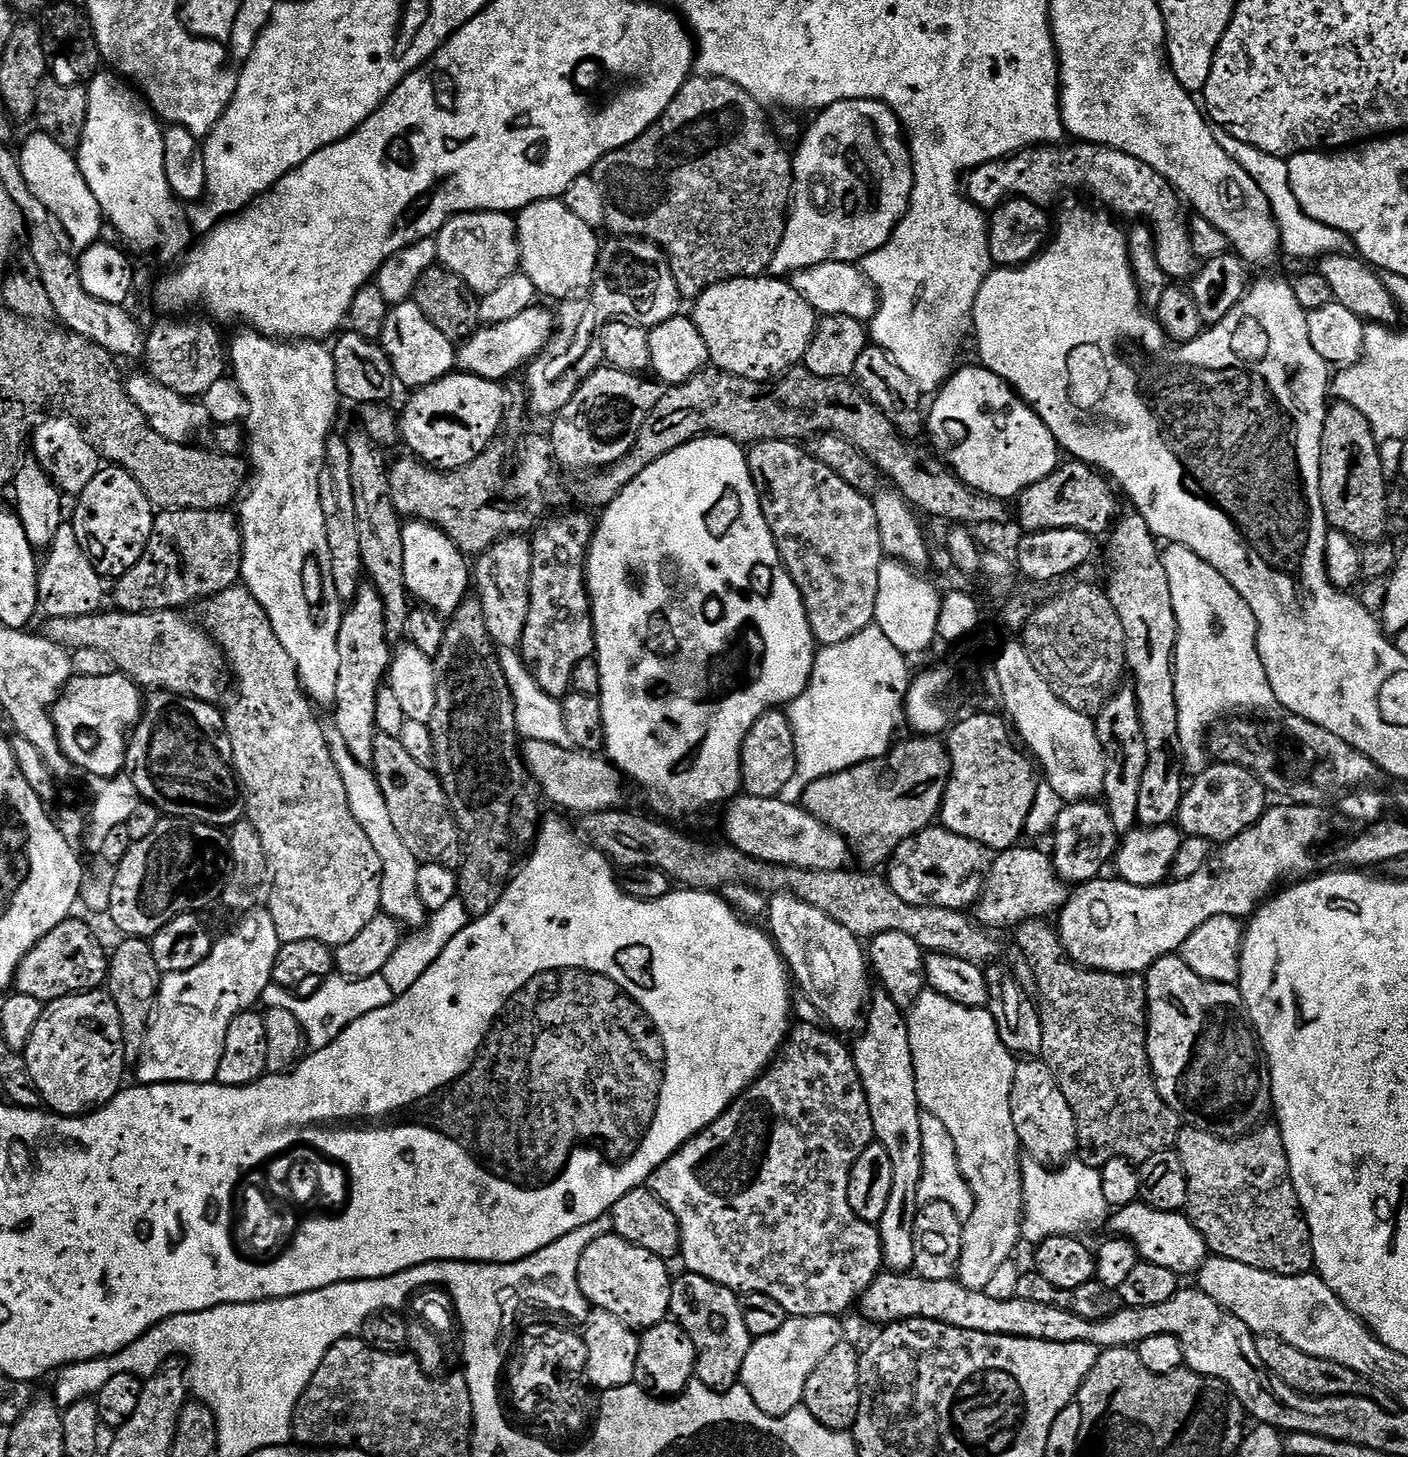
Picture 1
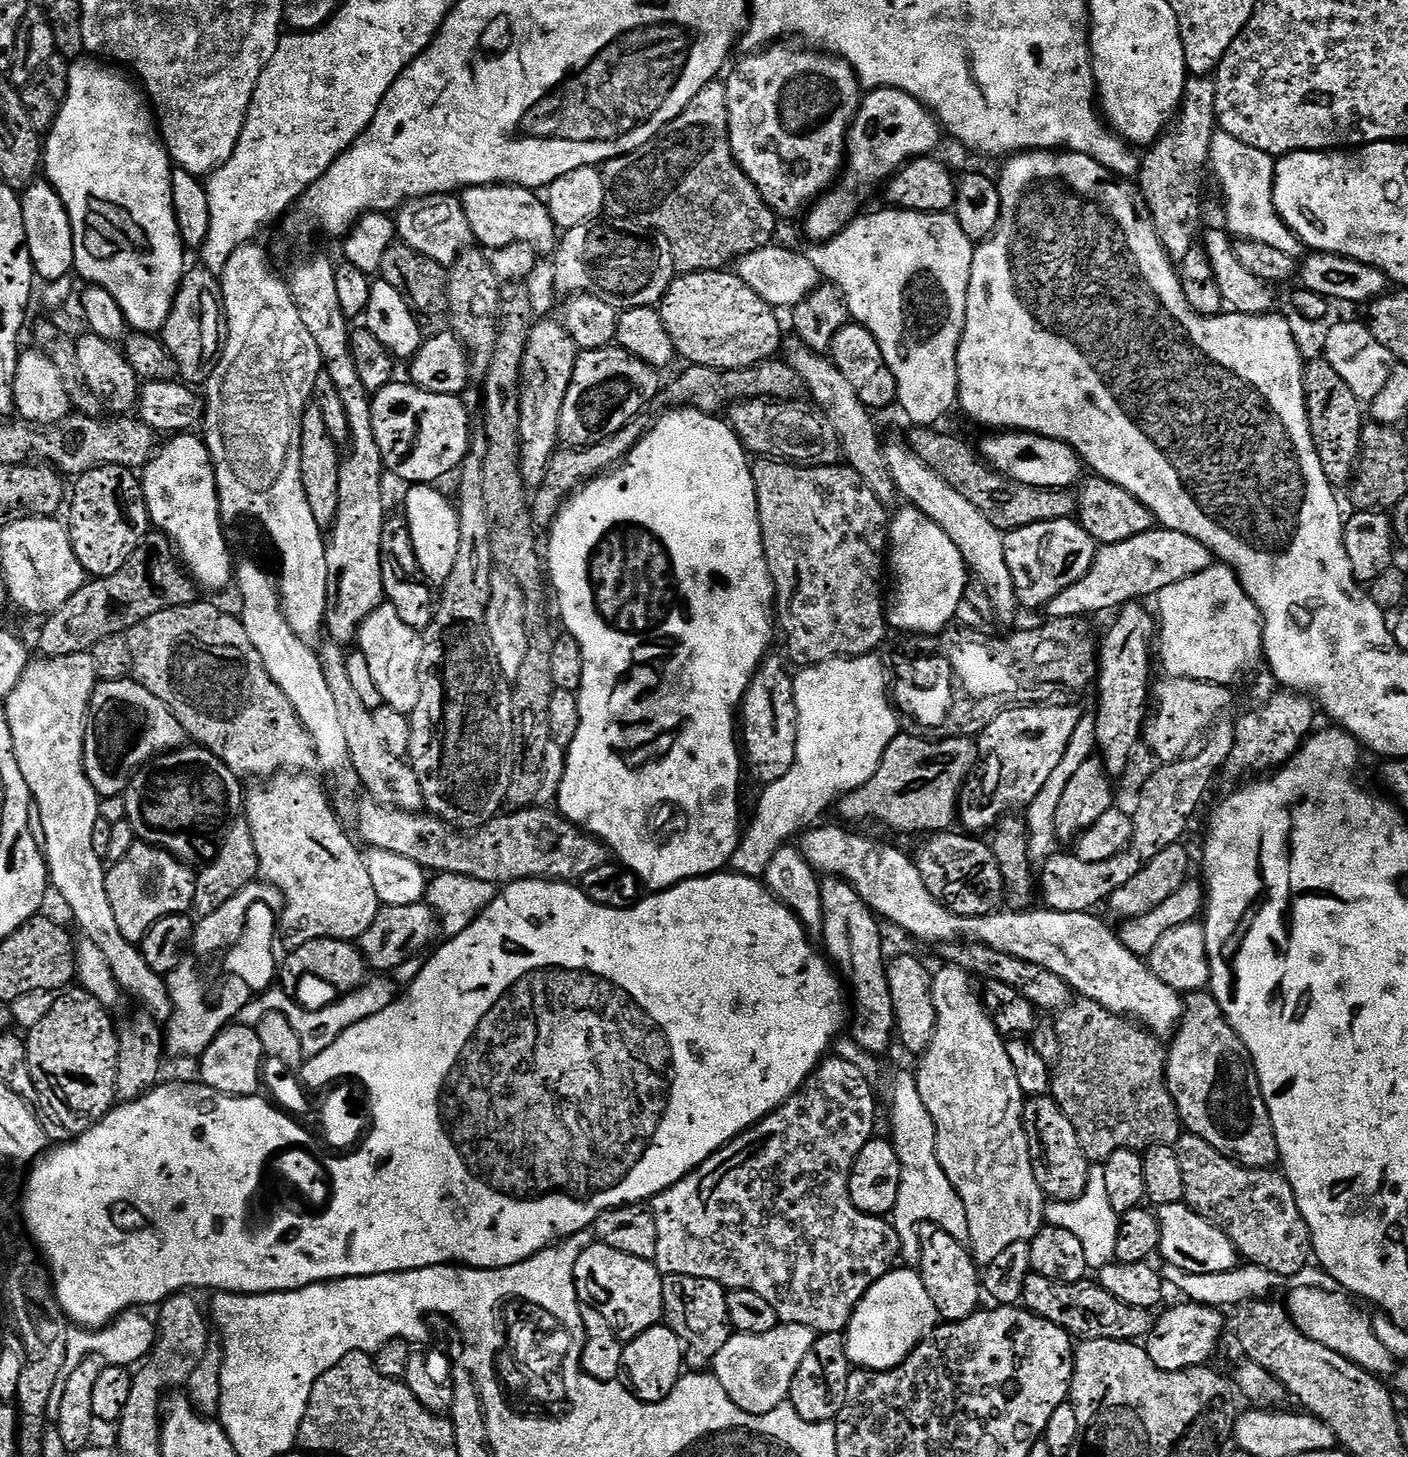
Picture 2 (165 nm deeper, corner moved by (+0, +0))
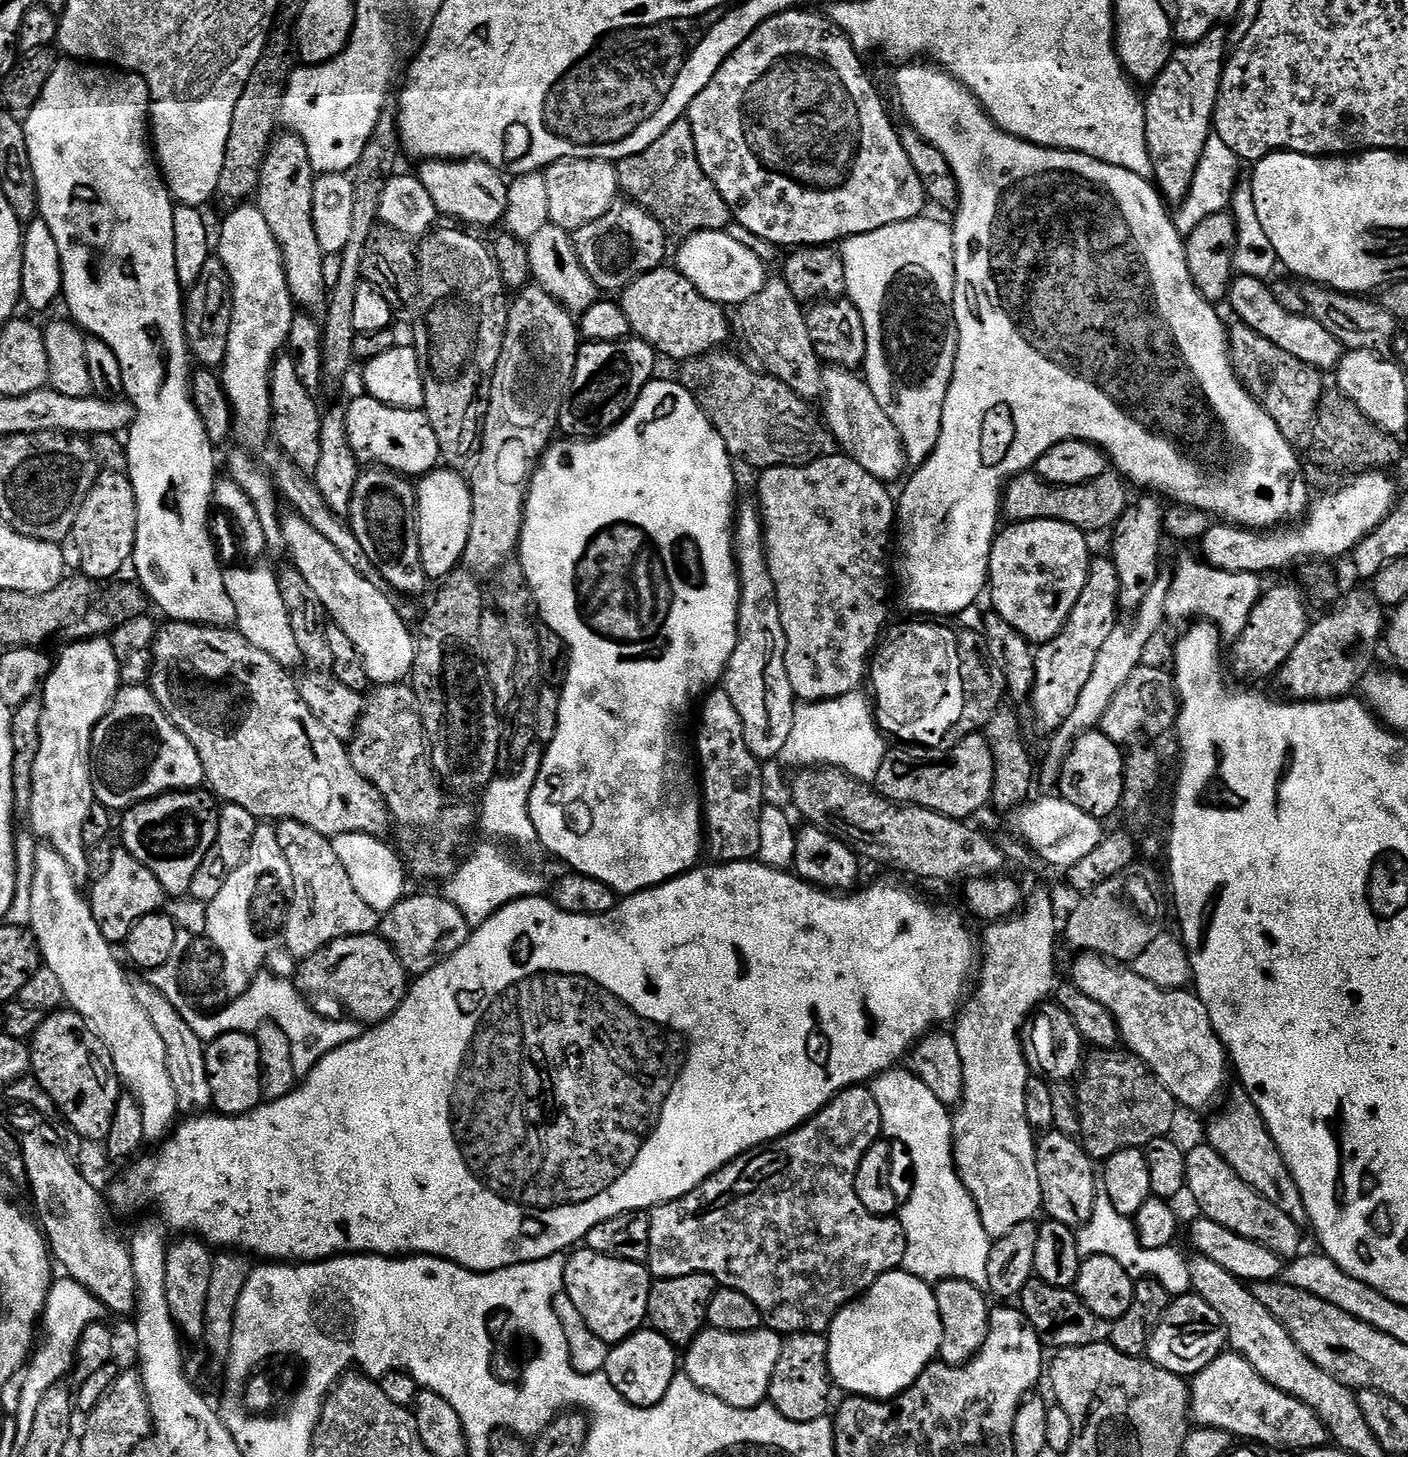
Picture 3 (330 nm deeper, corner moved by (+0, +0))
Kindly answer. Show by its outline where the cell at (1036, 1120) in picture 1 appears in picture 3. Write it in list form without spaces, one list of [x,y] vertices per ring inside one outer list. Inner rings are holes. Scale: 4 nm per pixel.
[[[1048,1130],[1039,1137],[1036,1161],[1044,1183],[1044,1208],[1049,1212],[1047,1215],[1063,1224],[1087,1225],[1102,1196],[1102,1188],[1098,1183],[1098,1164],[1088,1155],[1087,1147],[1069,1133]]]

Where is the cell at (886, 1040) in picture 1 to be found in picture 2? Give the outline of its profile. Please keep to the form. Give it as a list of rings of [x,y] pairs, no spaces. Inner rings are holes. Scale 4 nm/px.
[[[825,875],[820,880],[820,893],[820,932],[824,936],[822,948],[850,989],[850,1004],[854,1009],[850,1020],[850,1035],[864,1050],[881,1054],[880,1052],[891,1046],[892,1040],[894,1044],[896,1032],[894,1006],[888,985],[888,964],[884,960],[884,932],[880,929],[881,921],[872,907],[858,894],[858,890],[854,890],[854,886],[841,876]]]

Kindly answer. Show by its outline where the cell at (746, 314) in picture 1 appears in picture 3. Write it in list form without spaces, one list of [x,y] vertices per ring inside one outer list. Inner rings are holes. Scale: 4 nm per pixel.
[[[661,266],[645,276],[633,280],[623,289],[622,303],[628,316],[631,318],[633,331],[639,339],[647,340],[657,353],[669,356],[672,360],[695,361],[705,356],[707,352],[715,352],[728,340],[728,316],[725,305],[716,304],[715,301],[703,296],[697,290],[694,282],[675,267]]]

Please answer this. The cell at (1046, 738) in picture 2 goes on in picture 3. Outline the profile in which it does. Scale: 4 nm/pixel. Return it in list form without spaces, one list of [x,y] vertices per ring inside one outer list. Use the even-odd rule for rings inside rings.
[[[1111,558],[1093,559],[1088,569],[1088,581],[1078,598],[1078,602],[1068,623],[1052,640],[1039,645],[1036,655],[1036,683],[1032,698],[1036,706],[1036,720],[1044,728],[1055,730],[1078,706],[1078,698],[1094,674],[1094,664],[1106,638],[1115,630],[1118,623],[1116,612],[1121,611],[1120,582],[1116,563]]]

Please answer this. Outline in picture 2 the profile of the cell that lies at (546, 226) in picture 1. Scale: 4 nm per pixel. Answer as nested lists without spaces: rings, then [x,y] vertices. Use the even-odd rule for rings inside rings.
[[[483,184],[477,188],[463,189],[460,205],[464,207],[466,222],[470,222],[473,241],[477,245],[485,244],[480,246],[488,250],[511,244],[527,244],[538,254],[555,253],[558,229],[550,218],[547,203],[536,196],[539,195],[533,189],[518,188],[515,184]]]

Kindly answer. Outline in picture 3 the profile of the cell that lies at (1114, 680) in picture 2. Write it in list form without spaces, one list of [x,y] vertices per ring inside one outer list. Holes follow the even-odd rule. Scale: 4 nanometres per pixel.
[[[1144,494],[1133,508],[1127,510],[1120,523],[1114,529],[1116,541],[1112,544],[1110,558],[1115,561],[1120,582],[1120,606],[1129,612],[1140,608],[1154,588],[1154,583],[1161,579],[1160,556],[1162,554],[1162,538],[1165,537],[1164,518],[1167,512],[1161,497]]]

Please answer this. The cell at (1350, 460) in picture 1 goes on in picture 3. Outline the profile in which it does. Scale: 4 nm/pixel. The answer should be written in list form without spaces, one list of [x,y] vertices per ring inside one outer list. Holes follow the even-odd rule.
[[[1240,322],[1237,325],[1237,328],[1233,327],[1230,332],[1230,348],[1237,375],[1243,380],[1245,387],[1252,395],[1262,401],[1264,408],[1272,415],[1287,440],[1297,445],[1306,443],[1308,435],[1310,437],[1313,435],[1314,425],[1321,411],[1321,401],[1326,393],[1324,380],[1320,377],[1323,376],[1321,369],[1311,368],[1309,364],[1304,364],[1297,356],[1290,354],[1285,348],[1279,348],[1255,329],[1248,327],[1247,324]]]

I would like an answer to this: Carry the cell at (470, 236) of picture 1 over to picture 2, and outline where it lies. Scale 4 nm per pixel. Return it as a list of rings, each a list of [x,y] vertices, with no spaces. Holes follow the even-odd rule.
[[[456,194],[423,196],[420,200],[409,200],[395,213],[394,219],[399,239],[403,243],[445,266],[455,264],[473,243],[470,222],[466,222],[464,207],[460,205],[460,196]]]

